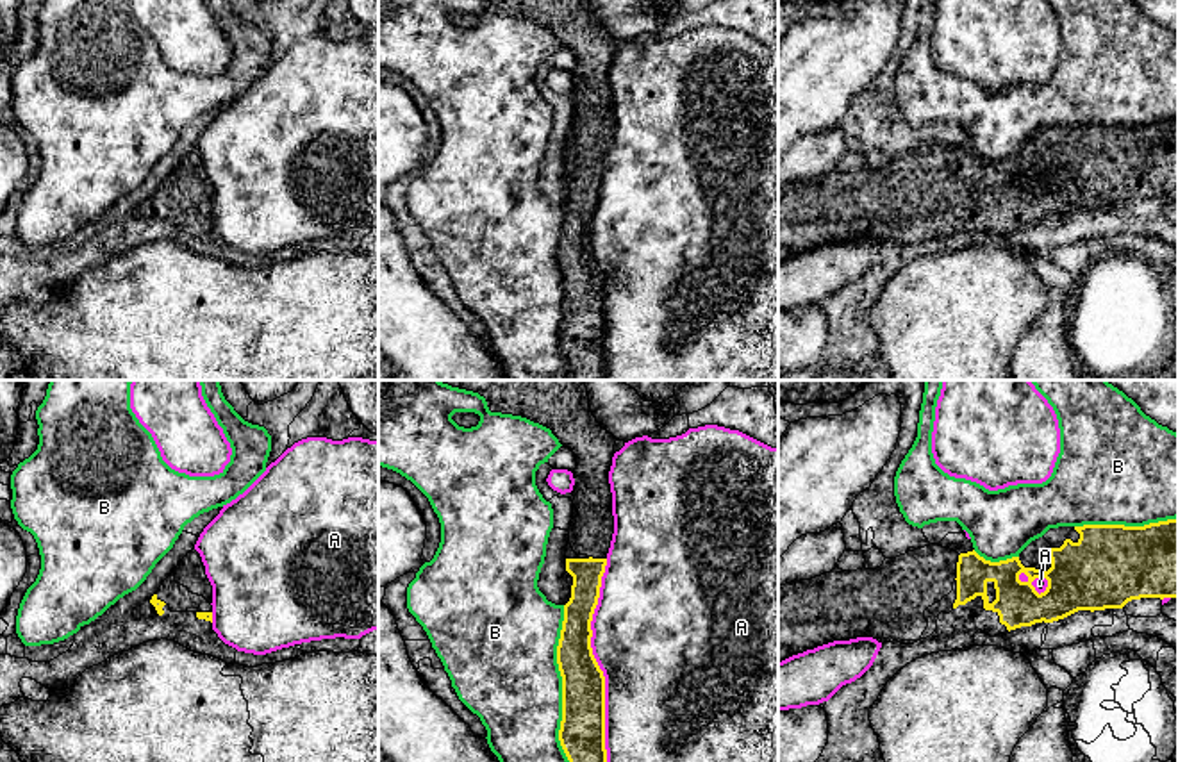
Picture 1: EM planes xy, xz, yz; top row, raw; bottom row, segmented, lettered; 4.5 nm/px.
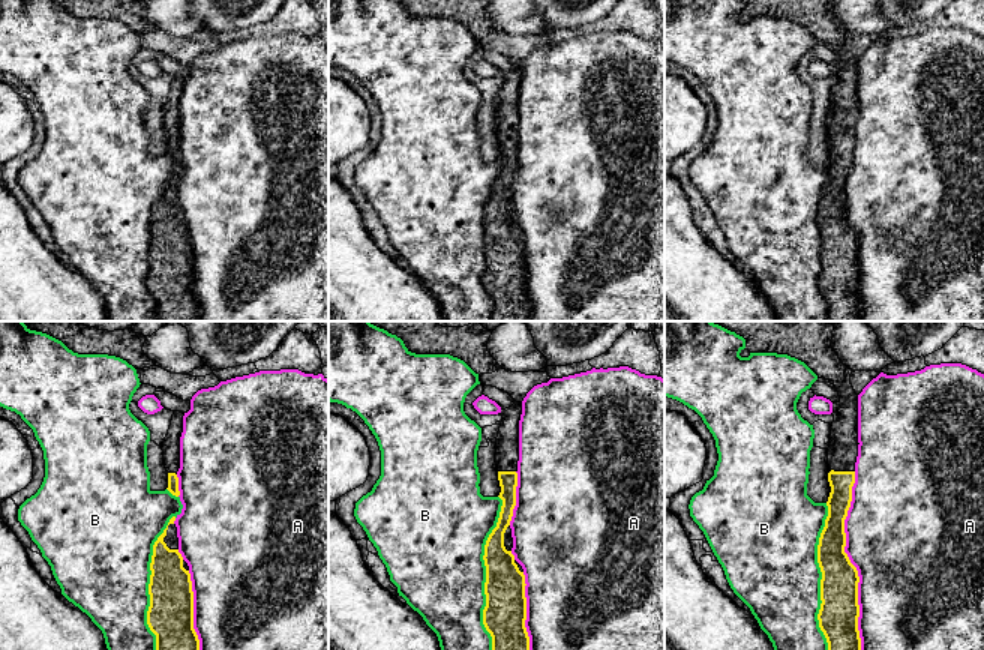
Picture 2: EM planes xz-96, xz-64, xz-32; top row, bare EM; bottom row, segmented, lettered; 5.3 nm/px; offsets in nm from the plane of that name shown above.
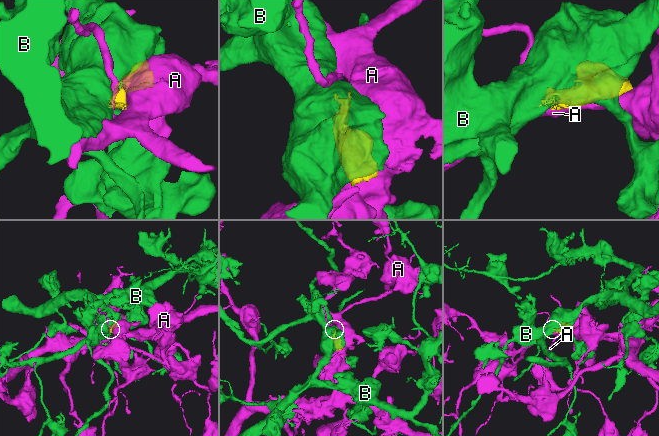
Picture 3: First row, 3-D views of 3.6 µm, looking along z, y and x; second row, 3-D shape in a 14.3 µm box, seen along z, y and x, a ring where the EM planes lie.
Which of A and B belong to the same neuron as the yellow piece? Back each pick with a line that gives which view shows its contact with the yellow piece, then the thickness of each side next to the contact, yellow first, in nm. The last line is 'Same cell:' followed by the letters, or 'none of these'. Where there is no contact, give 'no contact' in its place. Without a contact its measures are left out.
Same cell: none of these

